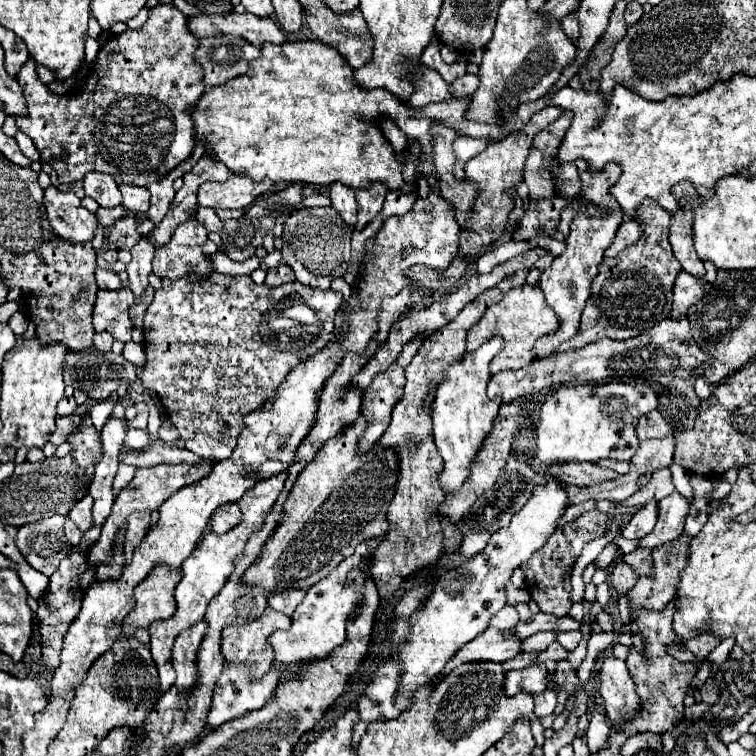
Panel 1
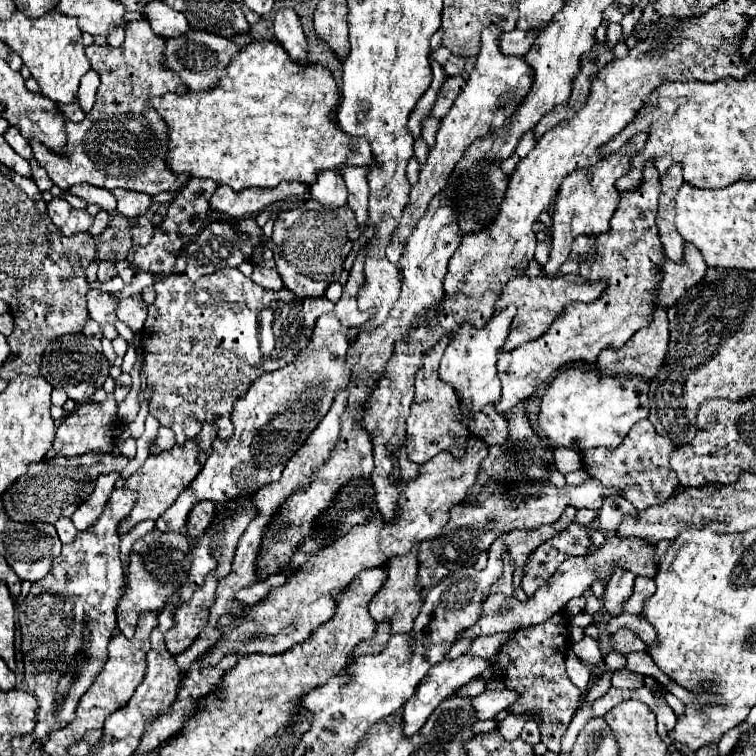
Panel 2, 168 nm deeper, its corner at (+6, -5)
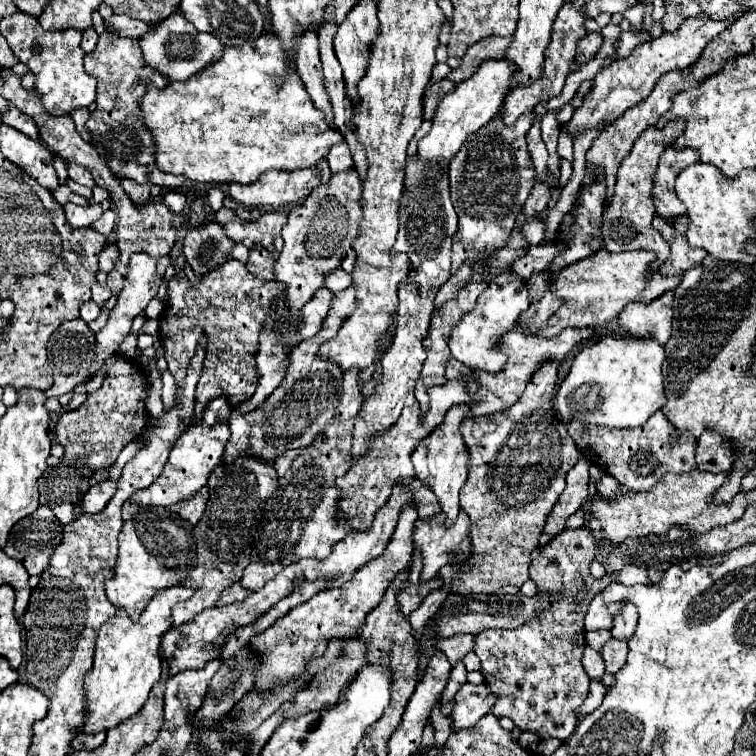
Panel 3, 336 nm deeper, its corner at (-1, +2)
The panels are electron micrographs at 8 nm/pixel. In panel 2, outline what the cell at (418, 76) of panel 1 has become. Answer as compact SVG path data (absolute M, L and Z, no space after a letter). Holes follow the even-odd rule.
M427 117L427 119L423 121L423 131L421 131L421 135L423 135L423 139L427 141L427 145L433 145L433 143L435 143L435 133L437 133L437 129L439 129L439 119Z

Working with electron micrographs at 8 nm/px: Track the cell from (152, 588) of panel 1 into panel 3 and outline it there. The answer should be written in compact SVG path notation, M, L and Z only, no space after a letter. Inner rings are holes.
M142 508L120 532L120 552L114 578L106 586L106 596L116 608L142 612L158 590L176 586L196 568L194 526L172 508Z

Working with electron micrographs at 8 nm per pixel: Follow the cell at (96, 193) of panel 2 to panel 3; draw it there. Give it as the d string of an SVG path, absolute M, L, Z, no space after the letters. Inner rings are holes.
M68 164L68 176L70 176L74 182L82 184L82 186L88 186L88 188L94 188L94 186L96 186L92 174L90 174L86 168L78 166L78 164Z

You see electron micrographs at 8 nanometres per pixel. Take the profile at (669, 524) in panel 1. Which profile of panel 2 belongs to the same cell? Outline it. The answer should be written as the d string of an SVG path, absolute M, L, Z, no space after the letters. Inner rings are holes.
M615 571L611 579L607 581L607 589L603 595L603 607L611 617L621 615L623 603L633 593L633 581L635 581L635 575L629 571Z

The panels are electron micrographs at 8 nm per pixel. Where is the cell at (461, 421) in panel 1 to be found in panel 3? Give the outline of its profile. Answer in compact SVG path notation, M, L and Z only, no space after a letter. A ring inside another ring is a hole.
M502 274L496 282L490 282L484 294L480 294L476 308L464 314L458 326L454 326L448 342L452 356L472 370L484 370L490 374L502 372L506 366L506 354L500 350L500 340L506 332L518 328L518 318L528 306L530 302L528 292L524 290L524 280L516 274Z

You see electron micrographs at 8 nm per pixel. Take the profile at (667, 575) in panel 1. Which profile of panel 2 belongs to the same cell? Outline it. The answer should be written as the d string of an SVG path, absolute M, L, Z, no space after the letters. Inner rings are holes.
M621 629L613 635L609 635L609 639L611 639L611 651L615 651L619 655L645 651L645 643L637 635L633 635L629 629Z

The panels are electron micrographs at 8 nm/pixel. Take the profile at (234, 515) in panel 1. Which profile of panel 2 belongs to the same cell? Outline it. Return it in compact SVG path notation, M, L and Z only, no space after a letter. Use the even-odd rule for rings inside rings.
M199 501L197 505L193 505L193 509L189 511L189 521L187 521L187 537L189 539L197 539L205 533L205 529L209 527L211 519L213 519L213 501Z

